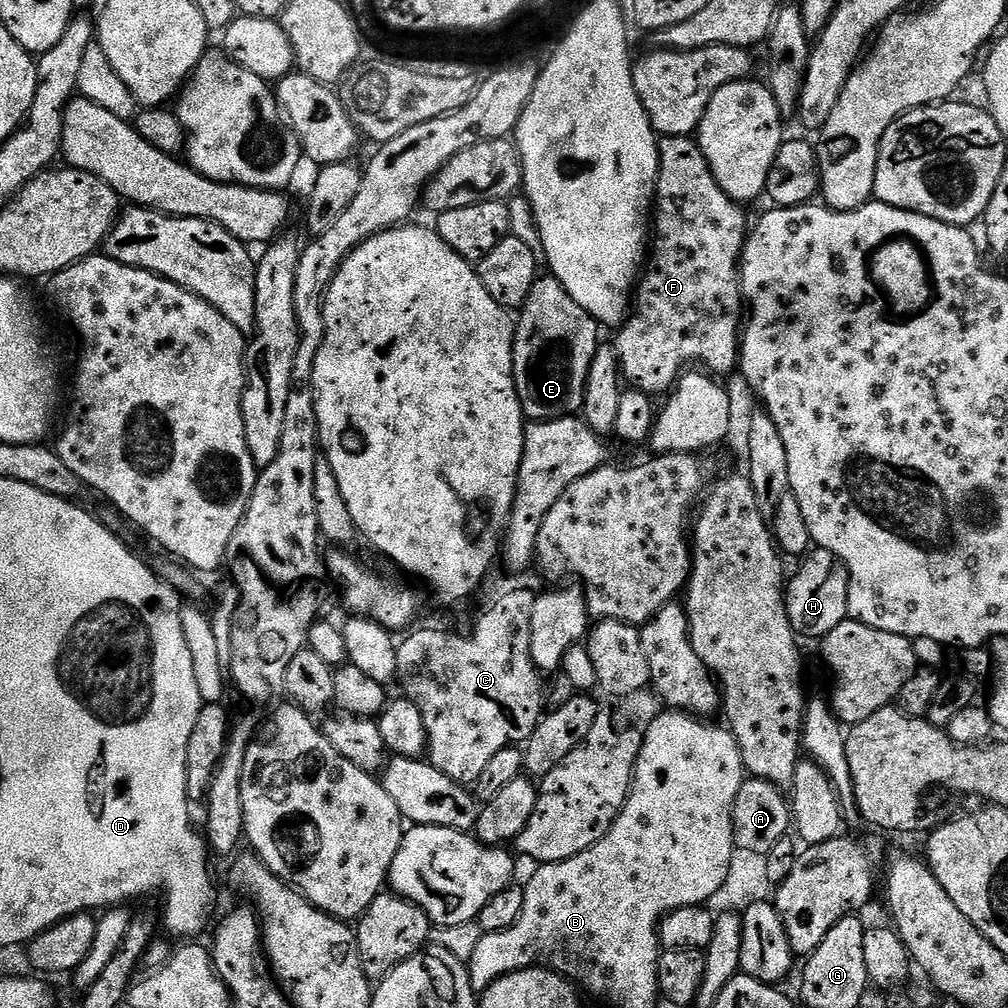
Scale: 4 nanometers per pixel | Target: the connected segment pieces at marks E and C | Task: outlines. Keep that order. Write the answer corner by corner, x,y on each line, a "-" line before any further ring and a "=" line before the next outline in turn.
544,274
536,279
534,286
530,286
530,294
524,307
519,309
515,326
512,347
514,386
518,390
525,417
529,421
539,422
577,415
584,407
586,374
590,372
590,362
594,362
596,349
602,343
601,325
586,310
582,310
582,306
578,306
578,302
570,298
570,294
566,294
566,286
562,286
562,282
558,282
551,274
=
528,588
506,593
497,604
485,610
472,636
420,628
417,632
409,631
409,636
397,643
396,679
399,687
404,687
403,695
414,702
422,714
428,735
427,759
454,782
475,785
478,774
482,774
490,758
494,758
498,750
527,742
545,715
546,684
542,673
534,666
534,658
530,658
530,610
534,610
536,598
537,593

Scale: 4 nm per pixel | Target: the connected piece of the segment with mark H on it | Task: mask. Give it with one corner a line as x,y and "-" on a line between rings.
816,548
809,551
803,557
800,569
796,577
789,579
786,584
784,604
788,608
788,617
792,623
792,629
801,637
817,636
823,638
834,630
834,626
849,619
848,614
848,572
833,552
827,552
824,548

